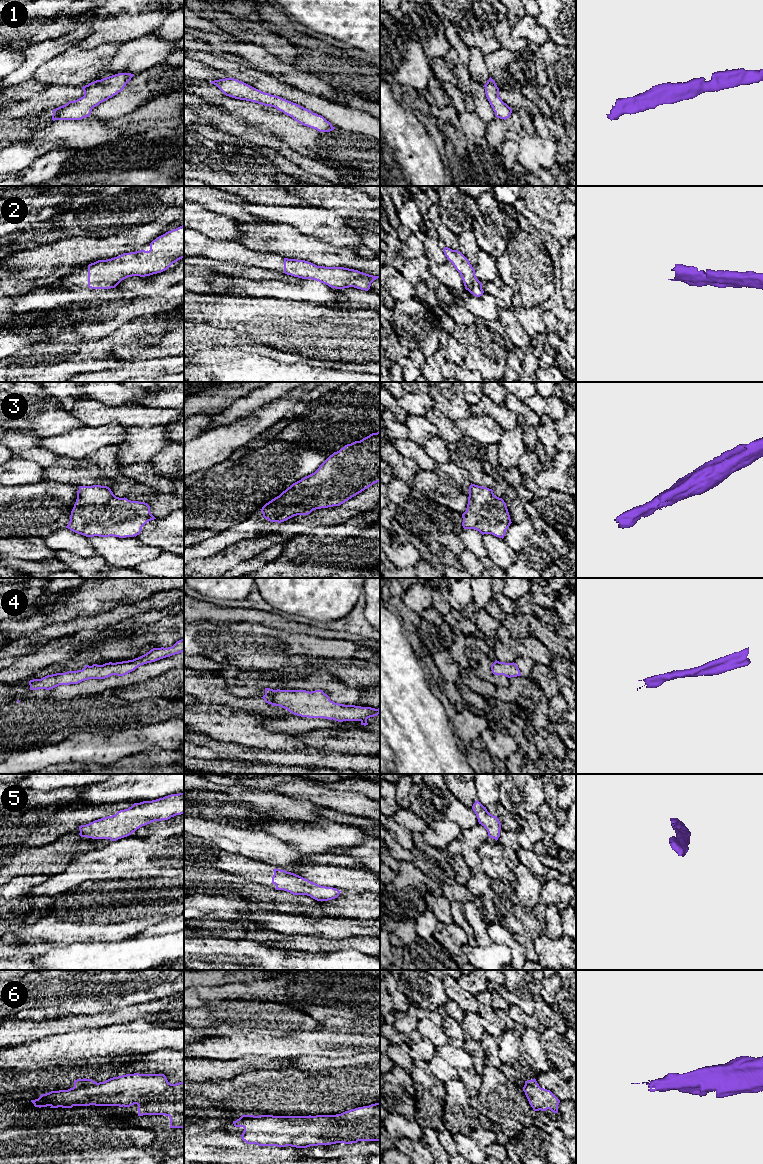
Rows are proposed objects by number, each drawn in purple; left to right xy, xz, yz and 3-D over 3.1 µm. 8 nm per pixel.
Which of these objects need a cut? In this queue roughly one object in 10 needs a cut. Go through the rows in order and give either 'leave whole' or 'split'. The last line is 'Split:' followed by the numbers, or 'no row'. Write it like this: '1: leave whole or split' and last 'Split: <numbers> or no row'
1: leave whole
2: leave whole
3: leave whole
4: leave whole
5: leave whole
6: leave whole
Split: no row

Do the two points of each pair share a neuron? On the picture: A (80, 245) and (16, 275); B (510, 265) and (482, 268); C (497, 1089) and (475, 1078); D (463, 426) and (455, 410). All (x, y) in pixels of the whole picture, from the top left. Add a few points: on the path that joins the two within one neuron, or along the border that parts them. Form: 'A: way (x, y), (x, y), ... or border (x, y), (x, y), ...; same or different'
A: way (64, 254), (53, 261), (32, 268); same
B: border (495, 260), (498, 275); different
C: border (482, 1075), (480, 1087), (475, 1094); different
D: border (472, 414), (466, 418), (457, 418), (454, 421); different

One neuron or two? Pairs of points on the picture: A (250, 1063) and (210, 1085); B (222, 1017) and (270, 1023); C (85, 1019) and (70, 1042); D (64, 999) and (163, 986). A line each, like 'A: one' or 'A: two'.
A: two
B: one
C: two
D: one

